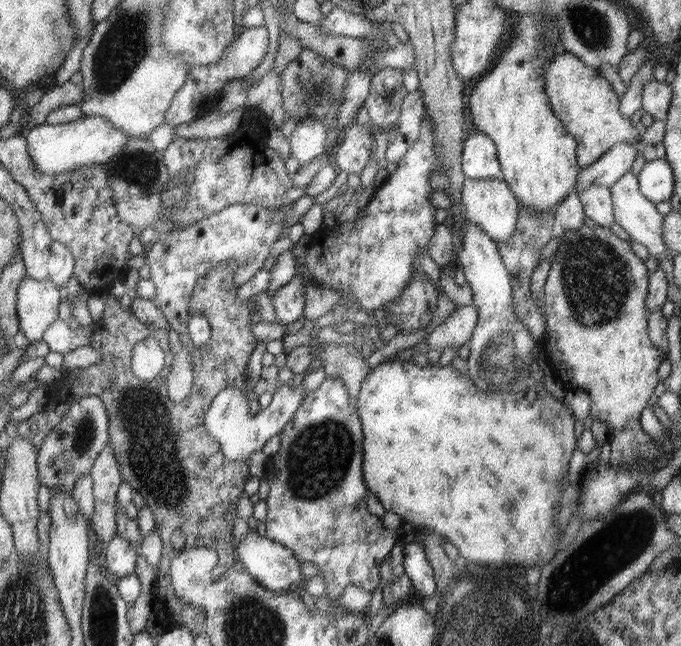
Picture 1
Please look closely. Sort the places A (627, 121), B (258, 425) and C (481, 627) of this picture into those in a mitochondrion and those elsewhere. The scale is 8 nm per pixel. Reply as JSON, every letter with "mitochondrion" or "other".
{"A":"other","B":"other","C":"mitochondrion"}

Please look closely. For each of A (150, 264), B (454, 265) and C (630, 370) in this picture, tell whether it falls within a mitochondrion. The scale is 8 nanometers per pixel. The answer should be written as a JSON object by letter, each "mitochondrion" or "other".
{"A":"other","B":"other","C":"other"}

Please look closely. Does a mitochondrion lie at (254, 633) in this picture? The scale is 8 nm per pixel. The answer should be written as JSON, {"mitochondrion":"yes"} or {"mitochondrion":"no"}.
{"mitochondrion":"yes"}

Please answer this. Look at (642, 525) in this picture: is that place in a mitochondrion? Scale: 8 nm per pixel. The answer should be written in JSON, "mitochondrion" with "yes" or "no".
{"mitochondrion":"yes"}

